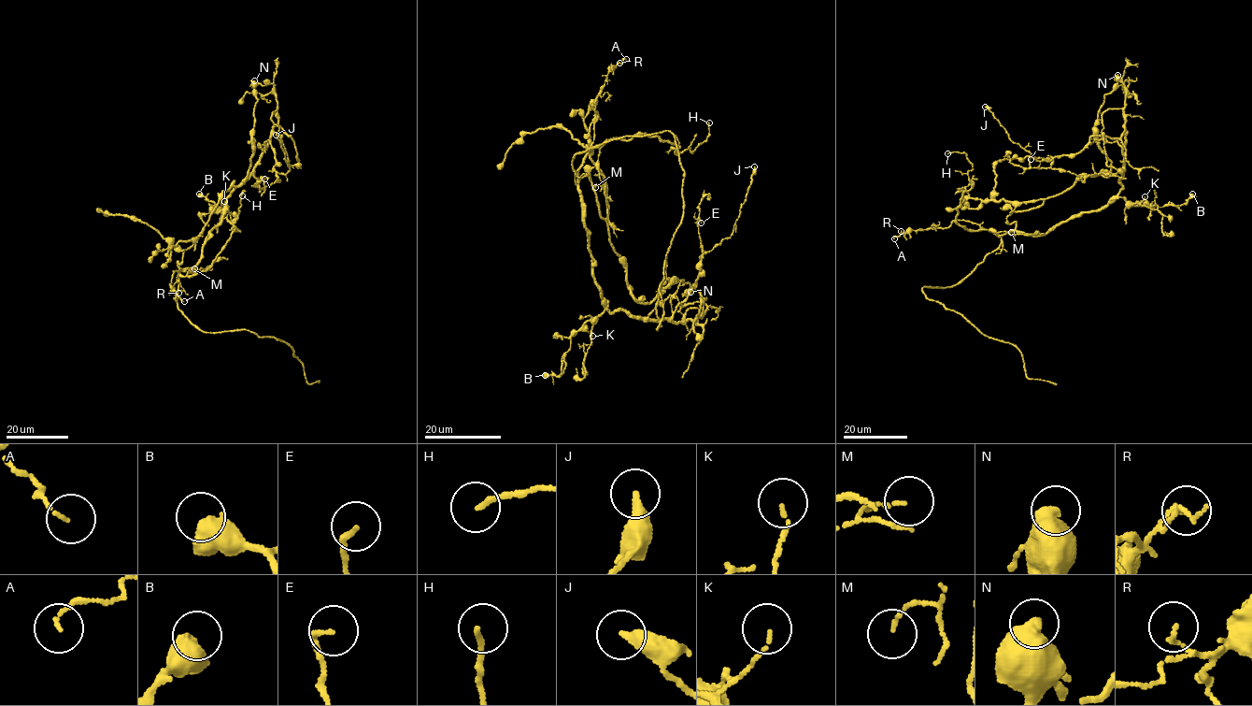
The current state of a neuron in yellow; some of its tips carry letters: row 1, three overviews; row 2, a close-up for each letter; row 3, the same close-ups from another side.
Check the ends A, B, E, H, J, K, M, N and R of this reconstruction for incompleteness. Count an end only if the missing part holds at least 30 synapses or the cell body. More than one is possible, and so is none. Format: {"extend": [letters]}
{"extend": []}

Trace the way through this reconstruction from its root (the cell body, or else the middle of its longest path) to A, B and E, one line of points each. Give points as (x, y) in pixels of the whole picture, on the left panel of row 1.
A: (191, 267), (179, 270), (177, 278), (178, 271), (173, 272), (169, 284), (171, 291), (184, 301)
B: (191, 267), (200, 259), (206, 238), (221, 223), (226, 208), (218, 213), (211, 211), (215, 203), (199, 194)
E: (191, 267), (221, 223), (230, 193), (252, 171), (268, 140), (277, 179), (265, 187), (264, 179)

